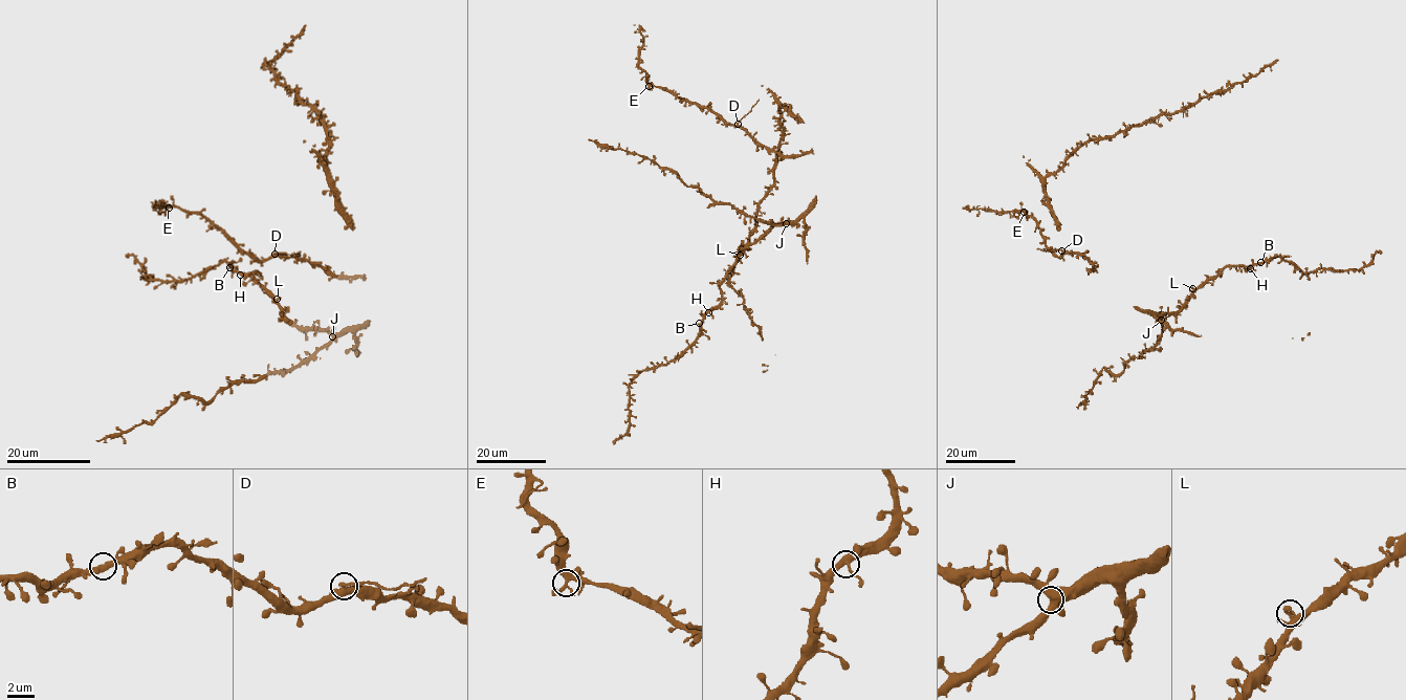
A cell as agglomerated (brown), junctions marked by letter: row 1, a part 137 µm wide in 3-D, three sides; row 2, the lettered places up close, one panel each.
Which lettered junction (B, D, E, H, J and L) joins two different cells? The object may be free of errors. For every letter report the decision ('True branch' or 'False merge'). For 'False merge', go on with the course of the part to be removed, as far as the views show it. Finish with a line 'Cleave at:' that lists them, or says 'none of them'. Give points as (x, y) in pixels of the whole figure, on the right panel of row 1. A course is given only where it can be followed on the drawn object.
B: True branch
D: False merge. Course of the part to remove: (1061, 250), (1037, 248)
E: True branch
H: True branch
J: True branch
L: True branch
Cleave at: D

